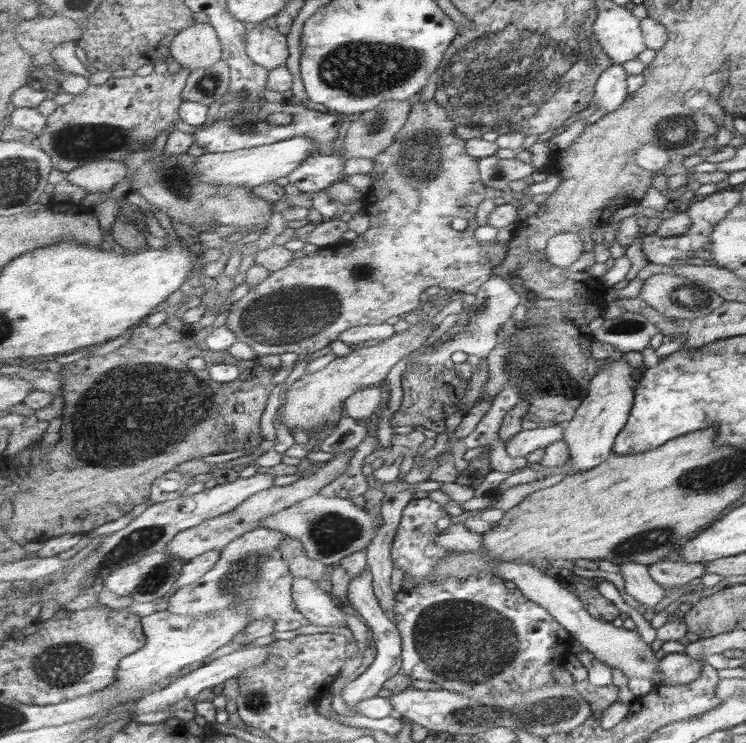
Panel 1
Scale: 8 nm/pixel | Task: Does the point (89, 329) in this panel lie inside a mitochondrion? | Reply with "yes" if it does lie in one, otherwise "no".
no

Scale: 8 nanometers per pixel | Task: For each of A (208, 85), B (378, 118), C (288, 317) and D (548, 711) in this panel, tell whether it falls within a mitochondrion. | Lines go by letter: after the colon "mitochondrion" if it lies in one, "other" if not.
A: mitochondrion
B: mitochondrion
C: mitochondrion
D: mitochondrion

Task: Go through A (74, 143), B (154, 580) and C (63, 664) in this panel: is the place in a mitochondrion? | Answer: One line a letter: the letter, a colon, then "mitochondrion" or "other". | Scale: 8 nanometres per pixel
A: mitochondrion
B: mitochondrion
C: mitochondrion

